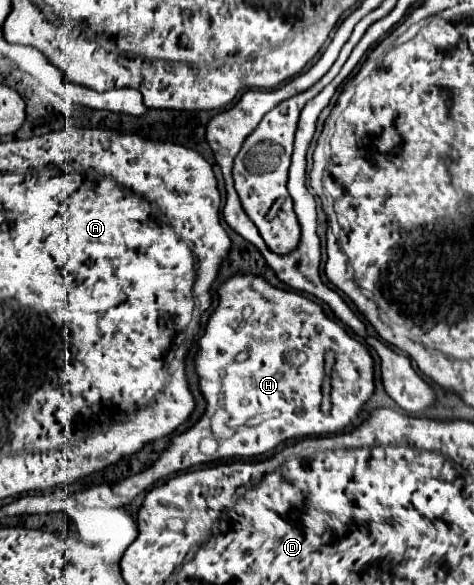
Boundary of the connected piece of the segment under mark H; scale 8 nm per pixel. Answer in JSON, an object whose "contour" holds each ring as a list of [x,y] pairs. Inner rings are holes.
{"contour":[[[235,275],[219,287],[219,305],[213,311],[213,315],[209,317],[207,331],[199,343],[201,343],[201,349],[195,357],[195,363],[197,363],[199,387],[207,399],[205,415],[189,431],[173,437],[171,447],[143,473],[133,475],[113,487],[107,487],[107,485],[93,487],[91,499],[89,499],[91,505],[101,503],[105,507],[121,507],[121,505],[127,505],[129,501],[133,501],[139,493],[151,489],[161,479],[165,479],[173,473],[185,471],[193,465],[209,463],[209,461],[223,459],[223,457],[257,457],[257,455],[275,451],[285,441],[337,433],[353,423],[353,419],[357,417],[363,403],[375,391],[373,359],[371,359],[365,345],[361,345],[357,339],[347,335],[341,324],[329,319],[321,311],[321,307],[317,303],[313,303],[311,299],[307,299],[305,295],[275,289],[265,279],[255,277],[255,275]],[[245,349],[249,351],[249,357],[245,361],[237,361],[237,355],[243,353]],[[327,351],[335,353],[335,361],[329,371],[325,371],[325,353]],[[327,375],[329,375],[329,383],[331,383],[331,397],[329,397],[331,407],[327,411],[323,411],[321,399],[323,399],[323,381]],[[219,407],[231,415],[231,421],[227,423],[227,427],[231,429],[231,437],[227,437],[227,439],[217,437],[211,429],[211,417]],[[259,415],[261,415],[261,419],[257,419],[257,423],[253,425],[253,419]],[[205,437],[217,439],[219,447],[217,447],[215,455],[205,455],[199,451],[199,441]],[[103,489],[111,491],[111,495],[109,493],[99,495],[99,491],[103,491]]]}

